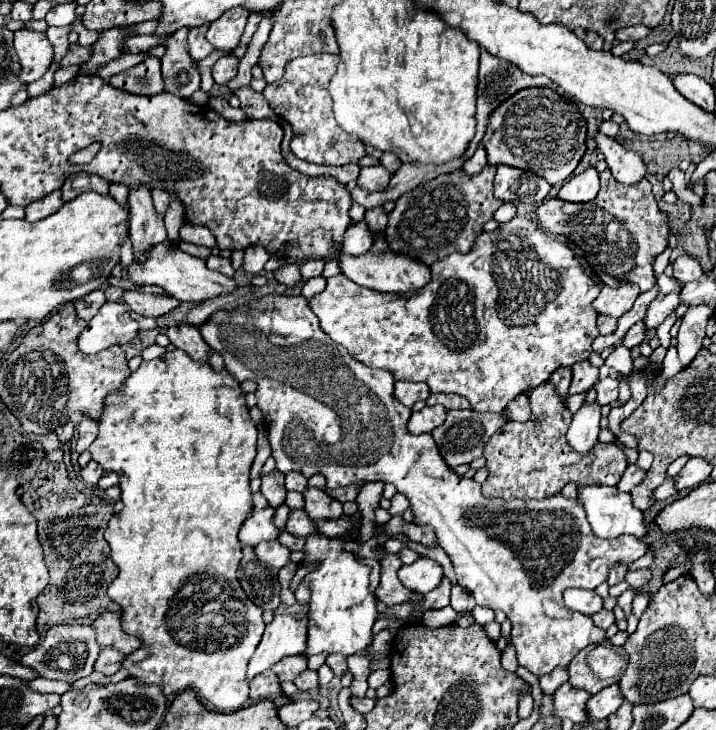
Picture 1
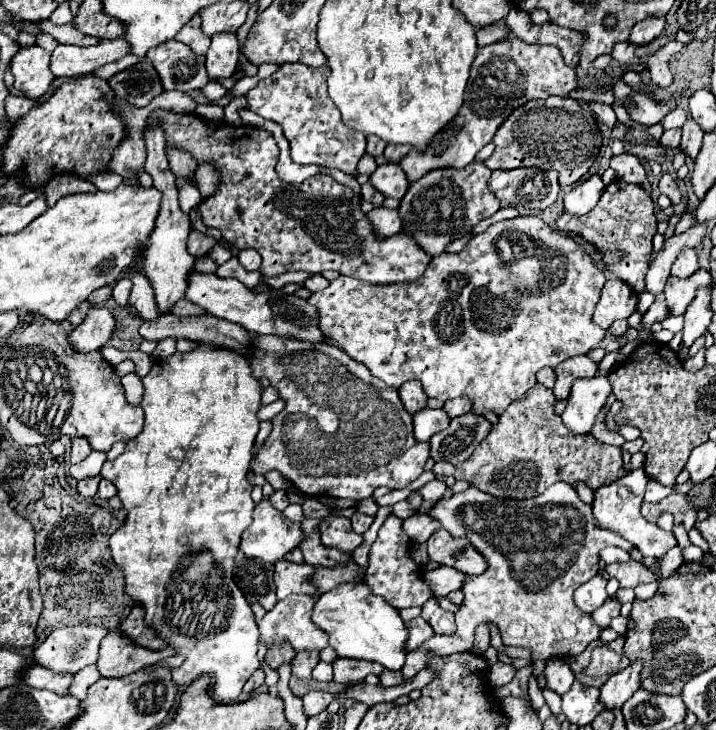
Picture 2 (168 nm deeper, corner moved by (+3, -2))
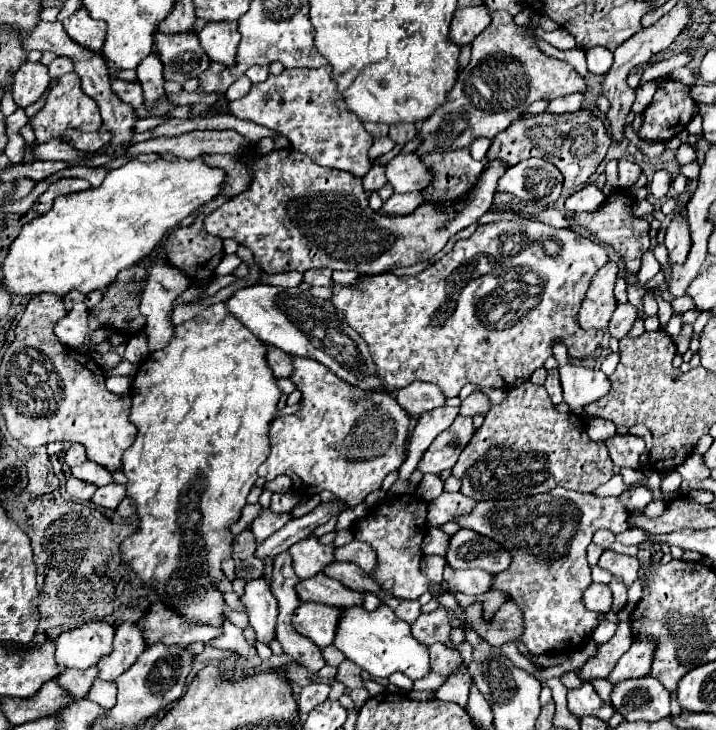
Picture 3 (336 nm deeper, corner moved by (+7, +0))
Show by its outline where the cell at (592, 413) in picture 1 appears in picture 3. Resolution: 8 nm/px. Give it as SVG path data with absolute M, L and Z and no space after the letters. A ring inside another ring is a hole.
M557 344L553 348L553 356L559 360L563 402L575 416L581 416L585 412L585 406L597 402L611 390L609 378L599 368L571 366L567 362L567 348L563 344Z

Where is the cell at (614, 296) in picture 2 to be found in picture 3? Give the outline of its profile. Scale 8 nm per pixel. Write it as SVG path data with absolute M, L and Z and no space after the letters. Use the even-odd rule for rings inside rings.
M607 262L593 278L591 288L579 310L579 326L589 328L607 328L611 314L617 308L617 300L613 296L613 288L617 282L617 262Z

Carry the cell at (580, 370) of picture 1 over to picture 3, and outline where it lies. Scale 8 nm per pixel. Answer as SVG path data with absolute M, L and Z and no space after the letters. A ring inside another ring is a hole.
M549 370L549 372L547 372L547 380L545 380L543 386L545 386L551 402L553 402L553 404L559 404L559 402L561 402L561 384L559 384L557 370Z

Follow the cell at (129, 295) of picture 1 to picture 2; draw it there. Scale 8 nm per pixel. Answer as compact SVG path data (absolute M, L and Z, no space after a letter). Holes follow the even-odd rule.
M181 300L181 302L177 302L177 306L173 306L171 314L175 314L175 316L201 316L201 314L205 314L205 310L189 300Z

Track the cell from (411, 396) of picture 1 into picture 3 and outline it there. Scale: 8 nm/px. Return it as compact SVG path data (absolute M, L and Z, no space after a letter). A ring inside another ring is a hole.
M411 382L409 386L399 388L395 392L395 400L409 412L409 416L421 416L423 412L445 404L445 396L441 394L441 390L427 382Z

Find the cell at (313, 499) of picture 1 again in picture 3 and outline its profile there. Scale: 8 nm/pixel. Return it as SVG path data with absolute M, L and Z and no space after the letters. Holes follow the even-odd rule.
M353 540L351 544L345 544L345 546L335 546L335 560L353 562L359 568L363 568L365 572L373 570L373 566L377 562L373 548L369 548L369 544L359 542L359 540Z

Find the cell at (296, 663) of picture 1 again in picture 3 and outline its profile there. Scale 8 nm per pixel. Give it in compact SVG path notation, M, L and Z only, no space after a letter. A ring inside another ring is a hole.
M265 578L253 580L245 586L245 596L241 598L249 614L249 624L253 626L257 640L271 644L275 640L275 622L277 622L277 600L265 584Z

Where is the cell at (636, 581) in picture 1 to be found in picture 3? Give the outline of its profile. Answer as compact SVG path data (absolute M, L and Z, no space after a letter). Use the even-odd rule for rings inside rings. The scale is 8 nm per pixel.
M605 550L599 558L599 568L611 572L615 578L621 578L625 586L631 586L639 578L639 560L635 556L617 554L613 550Z

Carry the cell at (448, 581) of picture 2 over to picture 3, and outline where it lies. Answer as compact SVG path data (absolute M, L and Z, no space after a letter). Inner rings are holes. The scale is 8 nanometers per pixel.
M449 564L443 570L443 580L449 584L451 592L463 592L463 594L483 594L491 586L491 576L485 570L455 570Z

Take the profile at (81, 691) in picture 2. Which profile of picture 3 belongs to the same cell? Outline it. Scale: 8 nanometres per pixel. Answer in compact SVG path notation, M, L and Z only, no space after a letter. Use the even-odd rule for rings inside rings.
M95 680L93 686L89 688L87 698L93 700L95 704L99 704L101 708L111 708L115 704L115 696L117 696L117 688L113 682L103 682L103 680Z

